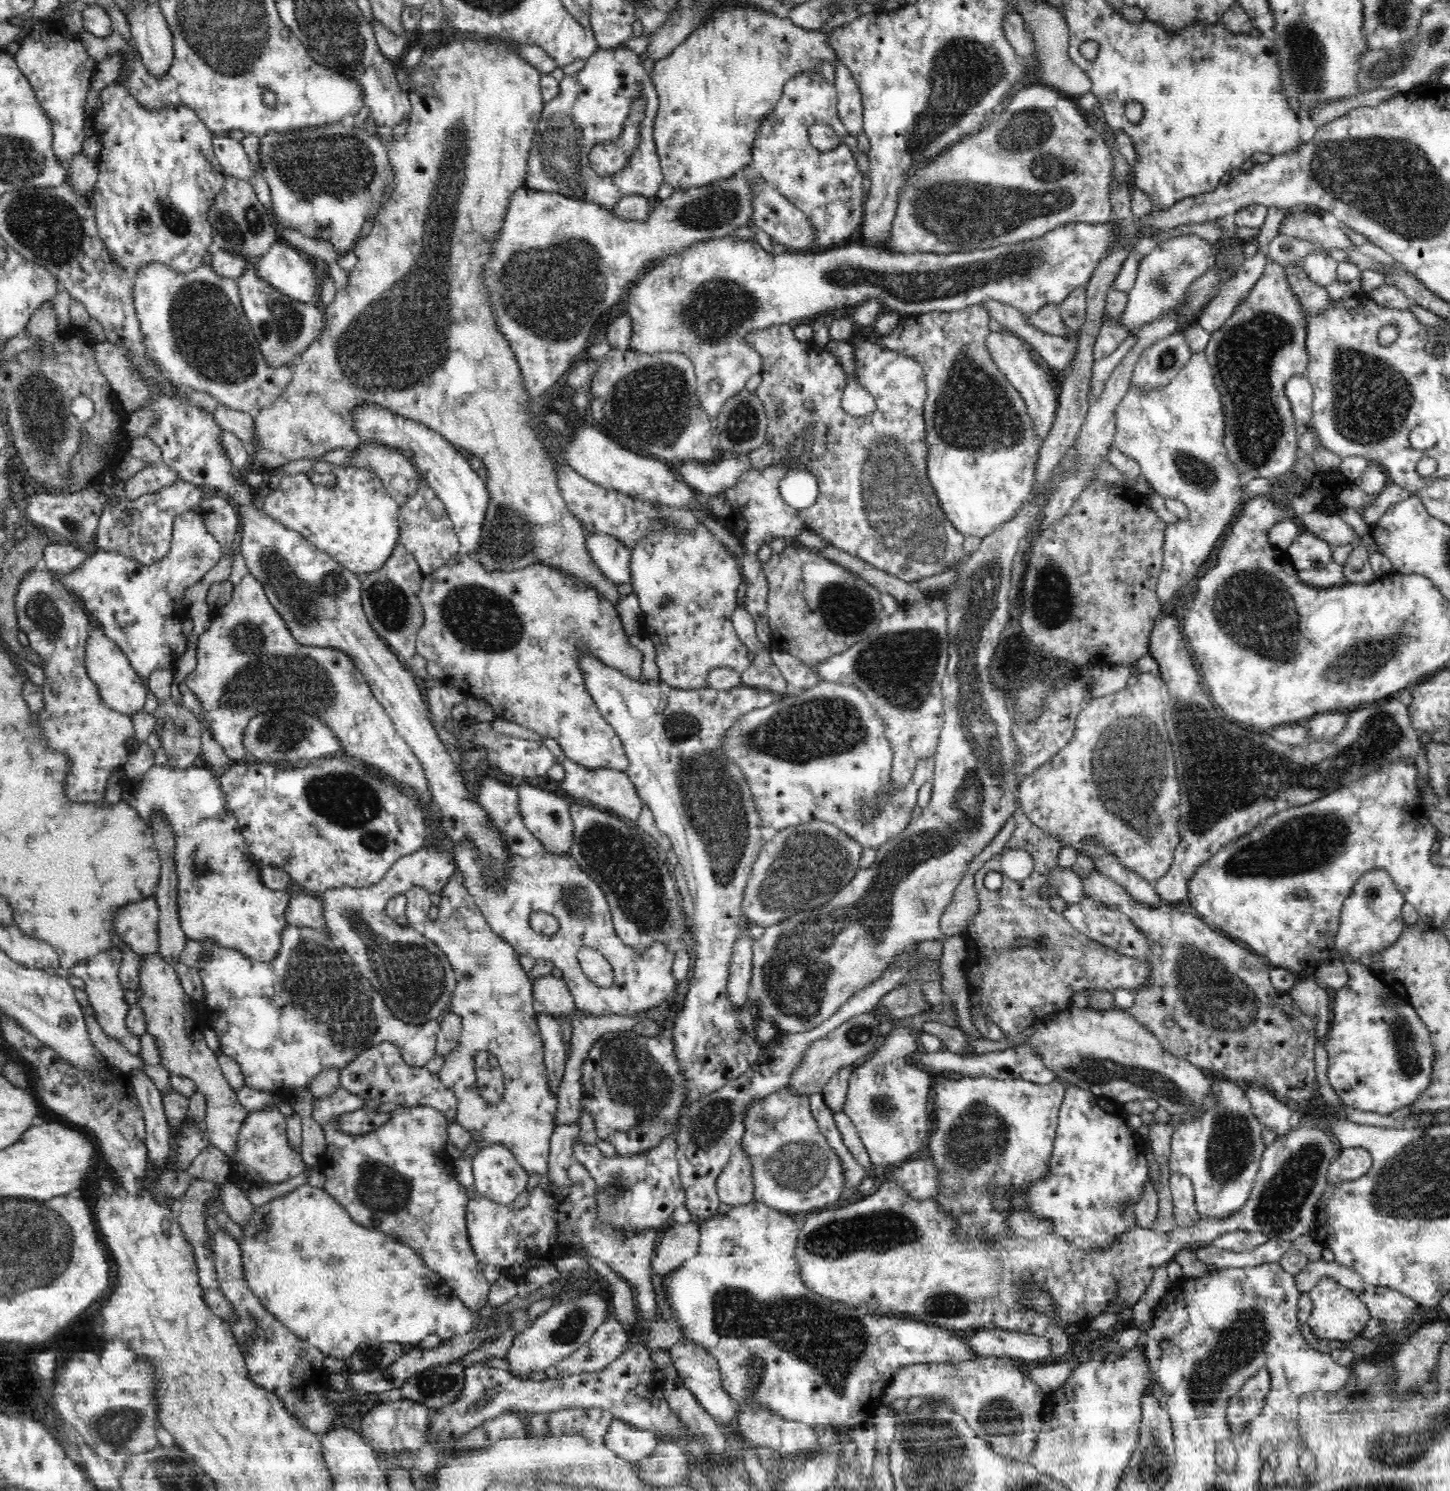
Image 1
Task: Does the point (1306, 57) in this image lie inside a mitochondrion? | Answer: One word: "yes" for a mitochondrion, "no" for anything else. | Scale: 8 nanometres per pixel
yes

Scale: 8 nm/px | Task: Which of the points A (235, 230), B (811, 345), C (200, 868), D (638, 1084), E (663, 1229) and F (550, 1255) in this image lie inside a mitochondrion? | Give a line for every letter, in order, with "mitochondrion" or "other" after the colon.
A: mitochondrion
B: other
C: mitochondrion
D: mitochondrion
E: other
F: other

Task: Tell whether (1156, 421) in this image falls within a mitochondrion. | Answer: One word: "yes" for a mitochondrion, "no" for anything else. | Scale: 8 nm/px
no

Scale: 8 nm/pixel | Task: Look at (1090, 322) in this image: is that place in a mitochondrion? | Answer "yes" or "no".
no

